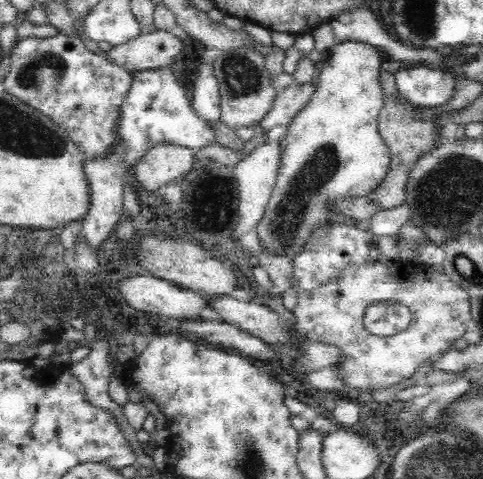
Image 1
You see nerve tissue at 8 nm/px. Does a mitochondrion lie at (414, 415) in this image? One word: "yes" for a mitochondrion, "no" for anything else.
no

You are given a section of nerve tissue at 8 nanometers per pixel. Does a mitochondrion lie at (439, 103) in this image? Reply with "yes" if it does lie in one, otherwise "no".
no

